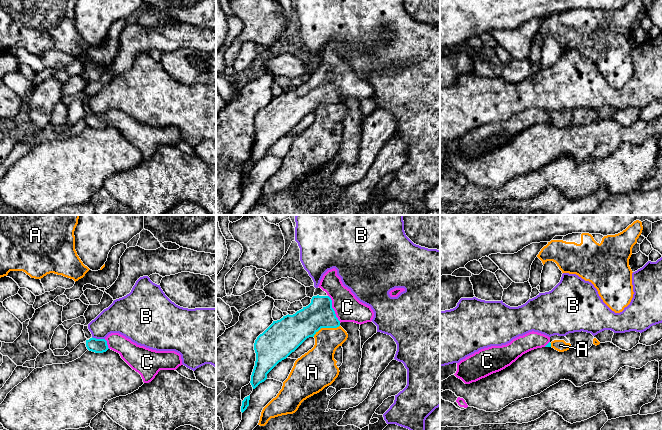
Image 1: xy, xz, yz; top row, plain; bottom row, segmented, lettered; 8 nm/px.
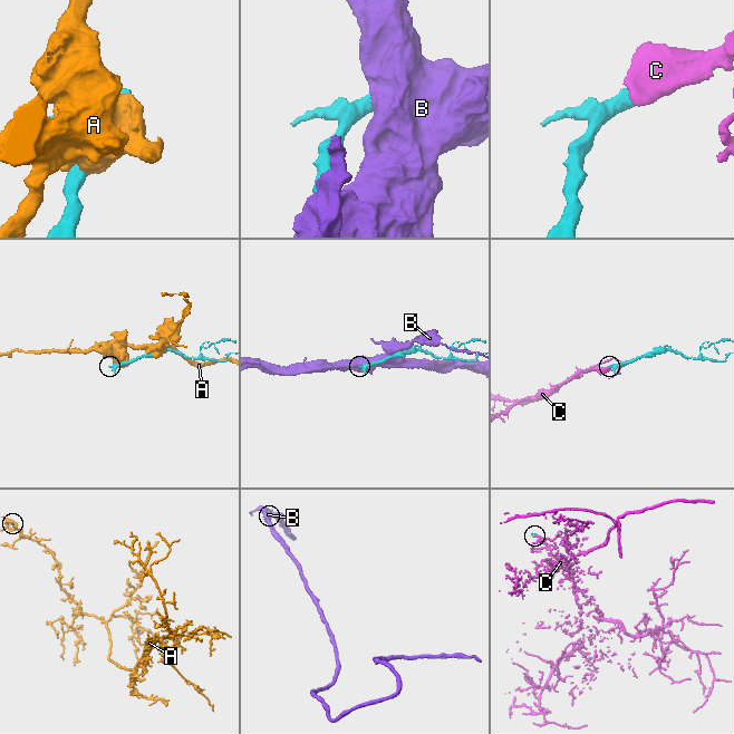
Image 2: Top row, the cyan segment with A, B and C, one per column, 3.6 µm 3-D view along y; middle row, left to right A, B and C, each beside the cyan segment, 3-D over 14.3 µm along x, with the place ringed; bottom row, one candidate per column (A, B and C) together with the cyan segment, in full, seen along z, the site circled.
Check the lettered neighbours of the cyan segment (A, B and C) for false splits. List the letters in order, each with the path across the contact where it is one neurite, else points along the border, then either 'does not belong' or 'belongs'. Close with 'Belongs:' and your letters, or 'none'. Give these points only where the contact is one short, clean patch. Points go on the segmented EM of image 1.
A: does not belong
B: does not belong
C: runs through xz (319, 313), (328, 312), (333, 309), (347, 307); belongs
Belongs: C

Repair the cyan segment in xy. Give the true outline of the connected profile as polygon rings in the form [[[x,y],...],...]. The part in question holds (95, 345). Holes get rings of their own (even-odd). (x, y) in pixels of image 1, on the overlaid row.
[[[111,333],[105,339],[86,340],[89,351],[103,353],[111,349],[136,372],[144,383],[151,382],[160,370],[176,370],[182,364],[181,355],[175,351],[156,351],[137,345],[119,333]]]

